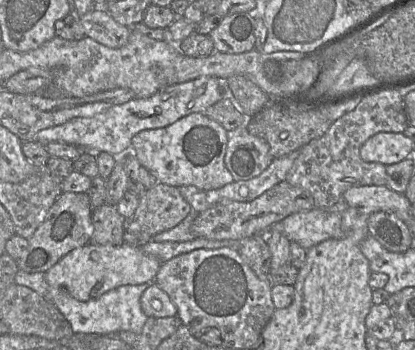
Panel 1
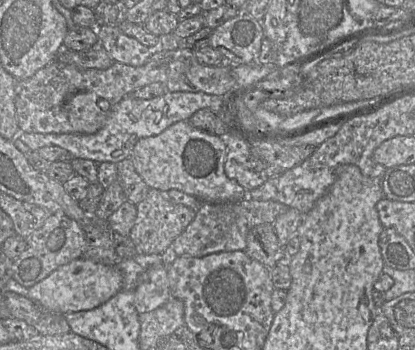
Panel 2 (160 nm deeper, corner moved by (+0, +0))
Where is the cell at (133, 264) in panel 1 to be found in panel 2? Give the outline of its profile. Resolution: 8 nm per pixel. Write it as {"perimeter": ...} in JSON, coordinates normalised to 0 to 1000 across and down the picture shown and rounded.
{"perimeter":[[[195,734],[145,760],[80,814],[60,849],[118,891],[157,900],[227,883],[275,849],[294,823],[296,789],[280,757],[251,757]]]}

